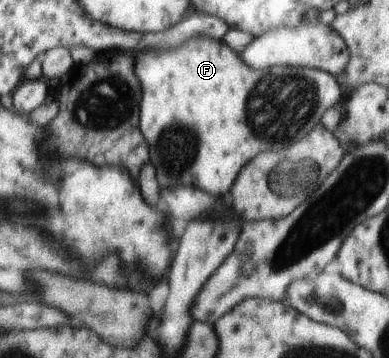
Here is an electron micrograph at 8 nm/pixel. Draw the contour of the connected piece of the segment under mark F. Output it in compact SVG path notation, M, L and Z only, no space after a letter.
M203 35L191 37L183 45L175 47L175 49L167 49L165 53L145 51L143 55L137 55L135 57L135 67L137 67L137 77L143 83L143 87L141 87L140 129L143 137L150 144L149 160L153 163L153 167L155 167L155 175L157 175L159 185L163 189L175 189L175 187L181 187L181 185L193 185L193 187L197 187L201 191L207 191L211 195L217 195L217 197L229 193L235 177L239 175L239 172L243 169L243 165L247 161L251 161L255 155L263 153L263 151L279 151L281 147L293 145L295 141L306 138L310 134L310 131L315 129L315 125L321 121L321 115L329 107L333 107L335 103L340 103L341 98L346 95L344 91L341 93L342 88L339 87L338 80L329 72L311 69L309 67L279 67L279 65L271 67L271 71L253 71L253 69L247 67L247 63L241 59L239 53L233 51L231 47L227 47L227 43L223 43L219 39L213 41L211 37L203 37Z

